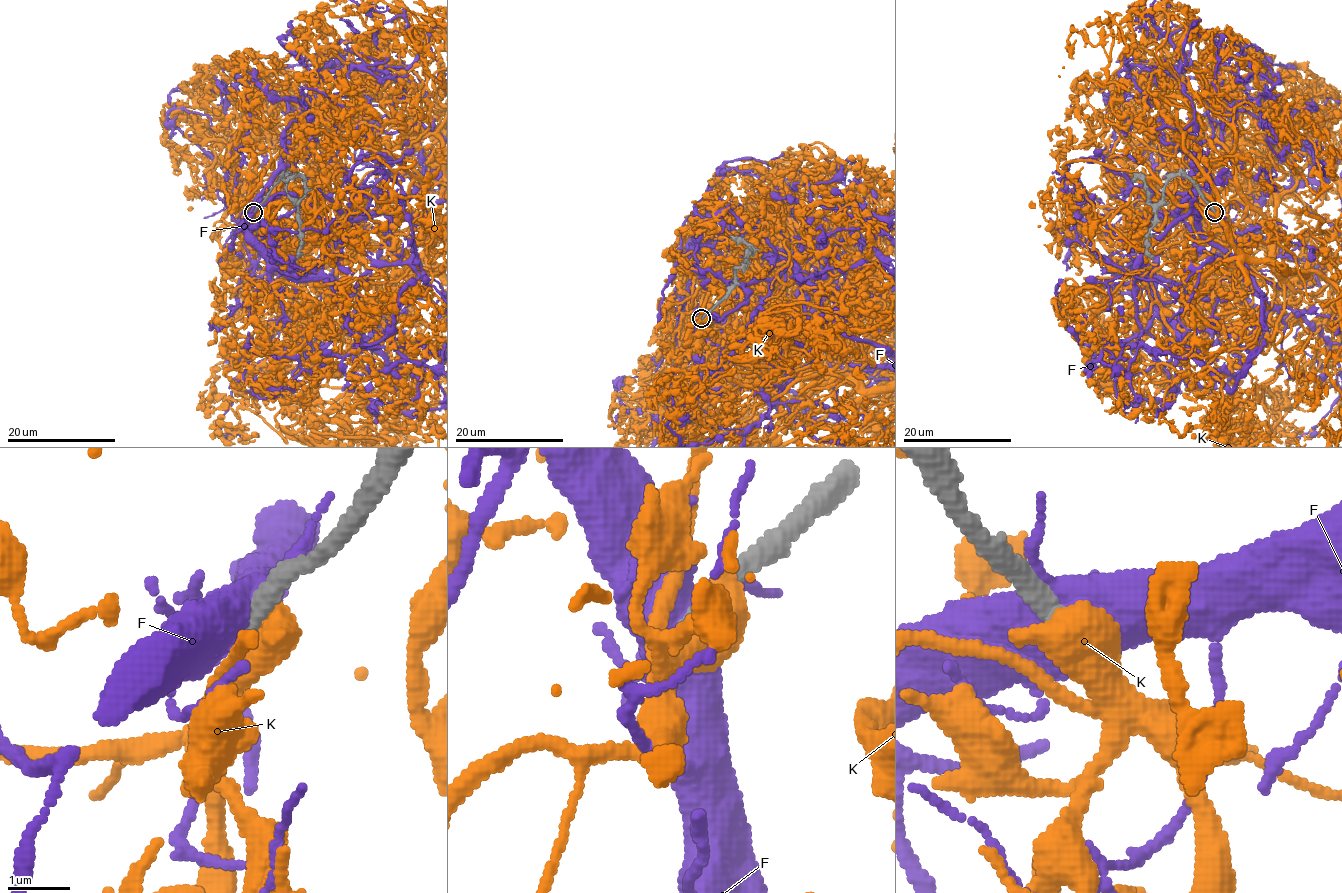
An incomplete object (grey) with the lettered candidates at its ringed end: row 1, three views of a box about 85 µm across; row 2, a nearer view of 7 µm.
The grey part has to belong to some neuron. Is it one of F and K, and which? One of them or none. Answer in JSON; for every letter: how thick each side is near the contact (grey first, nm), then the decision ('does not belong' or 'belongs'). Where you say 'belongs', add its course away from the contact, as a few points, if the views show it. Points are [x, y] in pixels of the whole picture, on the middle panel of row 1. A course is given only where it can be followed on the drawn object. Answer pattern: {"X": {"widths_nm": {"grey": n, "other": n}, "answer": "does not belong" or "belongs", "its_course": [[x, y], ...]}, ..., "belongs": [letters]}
{"F": {"widths_nm": {"grey": 440, "other": 550}, "answer": "does not belong"}, "K": {"widths_nm": {"grey": 340, "other": 800}, "answer": "does not belong"}, "belongs": []}

